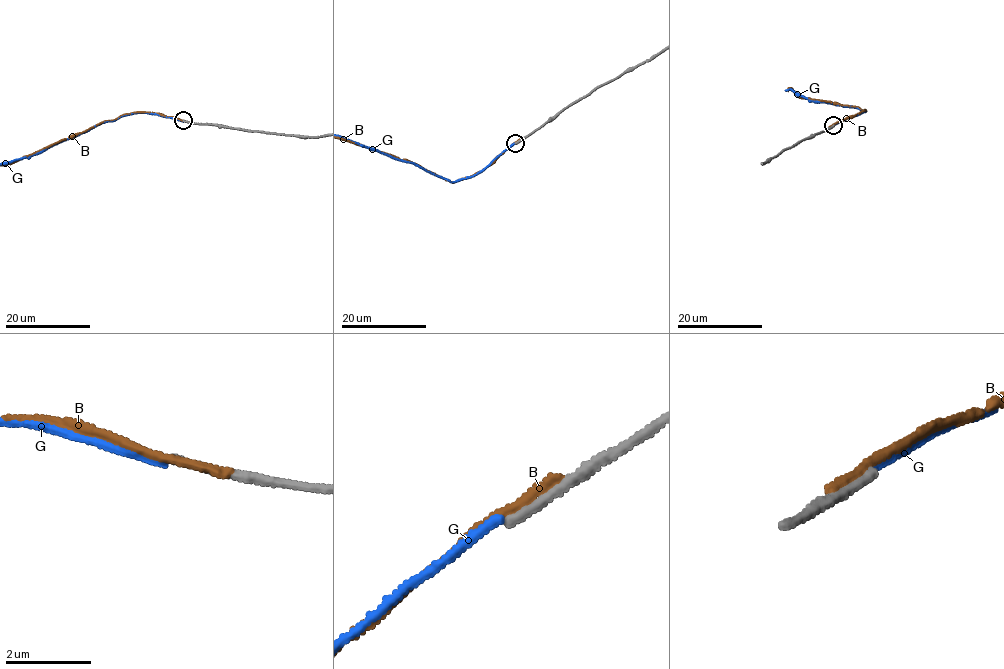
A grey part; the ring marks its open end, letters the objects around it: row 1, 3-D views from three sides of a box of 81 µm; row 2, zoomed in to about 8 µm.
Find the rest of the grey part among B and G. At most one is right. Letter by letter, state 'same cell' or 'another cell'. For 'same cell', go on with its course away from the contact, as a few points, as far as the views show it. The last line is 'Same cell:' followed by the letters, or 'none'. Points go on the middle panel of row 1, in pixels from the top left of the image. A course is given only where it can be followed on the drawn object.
B: another cell
G: another cell
Same cell: none

